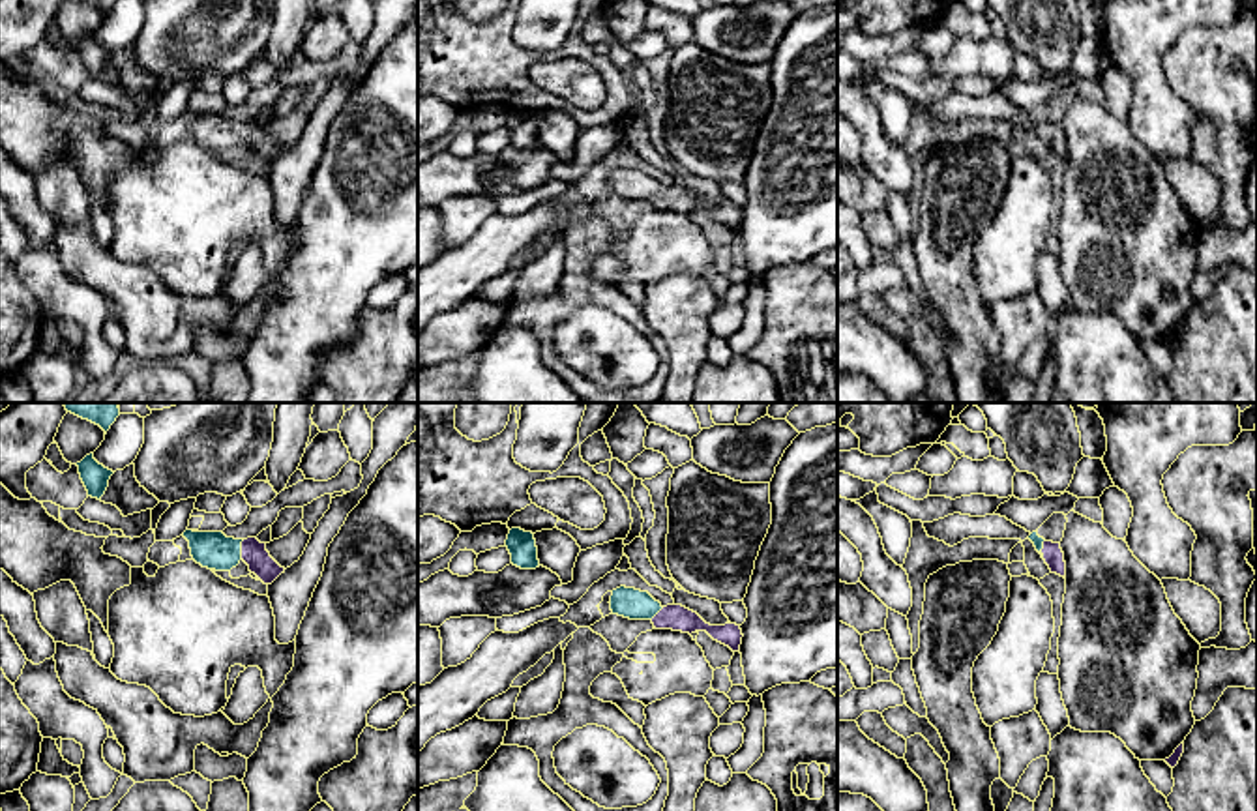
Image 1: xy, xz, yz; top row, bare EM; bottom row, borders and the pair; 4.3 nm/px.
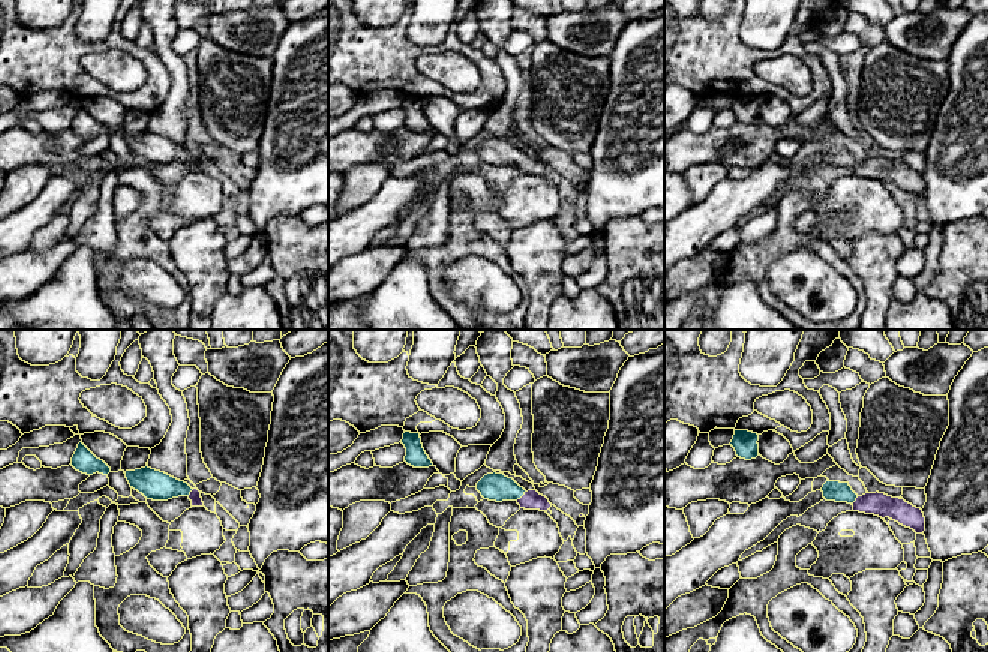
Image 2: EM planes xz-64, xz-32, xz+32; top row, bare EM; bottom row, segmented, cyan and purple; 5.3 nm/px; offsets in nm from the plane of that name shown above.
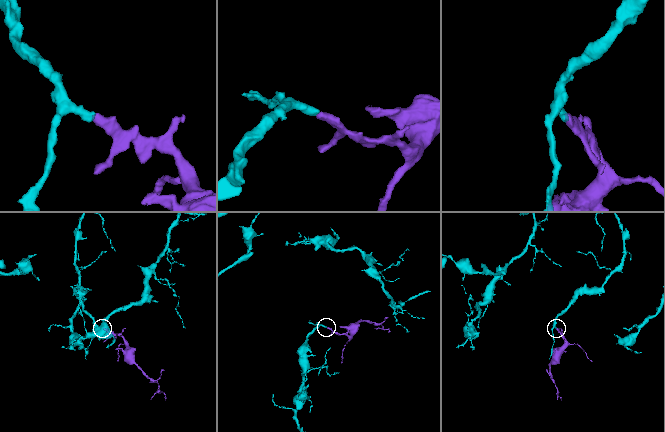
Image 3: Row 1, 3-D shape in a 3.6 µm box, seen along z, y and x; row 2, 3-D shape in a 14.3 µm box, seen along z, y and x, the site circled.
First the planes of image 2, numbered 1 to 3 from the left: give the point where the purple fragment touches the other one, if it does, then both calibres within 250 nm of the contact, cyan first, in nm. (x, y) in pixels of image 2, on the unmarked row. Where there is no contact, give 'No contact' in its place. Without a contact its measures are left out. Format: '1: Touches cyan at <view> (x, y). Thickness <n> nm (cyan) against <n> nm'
1: Touches cyan at xz-64 (191, 155). Thickness 160 nm (cyan) against 60 nm
2: Touches cyan at xz-32 (520, 161). Thickness 150 nm (cyan) against 100 nm
3: Touches cyan at xz+32 (855, 164). Thickness 110 nm (cyan) against 130 nm

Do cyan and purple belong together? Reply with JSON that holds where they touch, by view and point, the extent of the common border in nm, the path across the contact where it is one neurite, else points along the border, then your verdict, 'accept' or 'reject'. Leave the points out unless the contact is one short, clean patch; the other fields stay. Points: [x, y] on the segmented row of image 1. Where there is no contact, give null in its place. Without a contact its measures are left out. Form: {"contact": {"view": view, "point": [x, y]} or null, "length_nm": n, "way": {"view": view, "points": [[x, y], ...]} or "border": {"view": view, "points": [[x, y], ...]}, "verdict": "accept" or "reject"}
{"contact": {"view": "xy", "point": [240, 549]}, "length_nm": 90, "way": {"view": "xy", "points": [[210, 549], [240, 549], [253, 553]]}, "verdict": "accept"}

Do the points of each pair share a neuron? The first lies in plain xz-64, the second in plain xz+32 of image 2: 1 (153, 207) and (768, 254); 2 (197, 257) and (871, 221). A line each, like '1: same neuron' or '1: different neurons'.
1: same neuron
2: different neurons

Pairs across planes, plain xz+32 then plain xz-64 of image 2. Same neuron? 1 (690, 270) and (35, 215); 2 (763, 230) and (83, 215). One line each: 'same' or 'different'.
1: different
2: different

